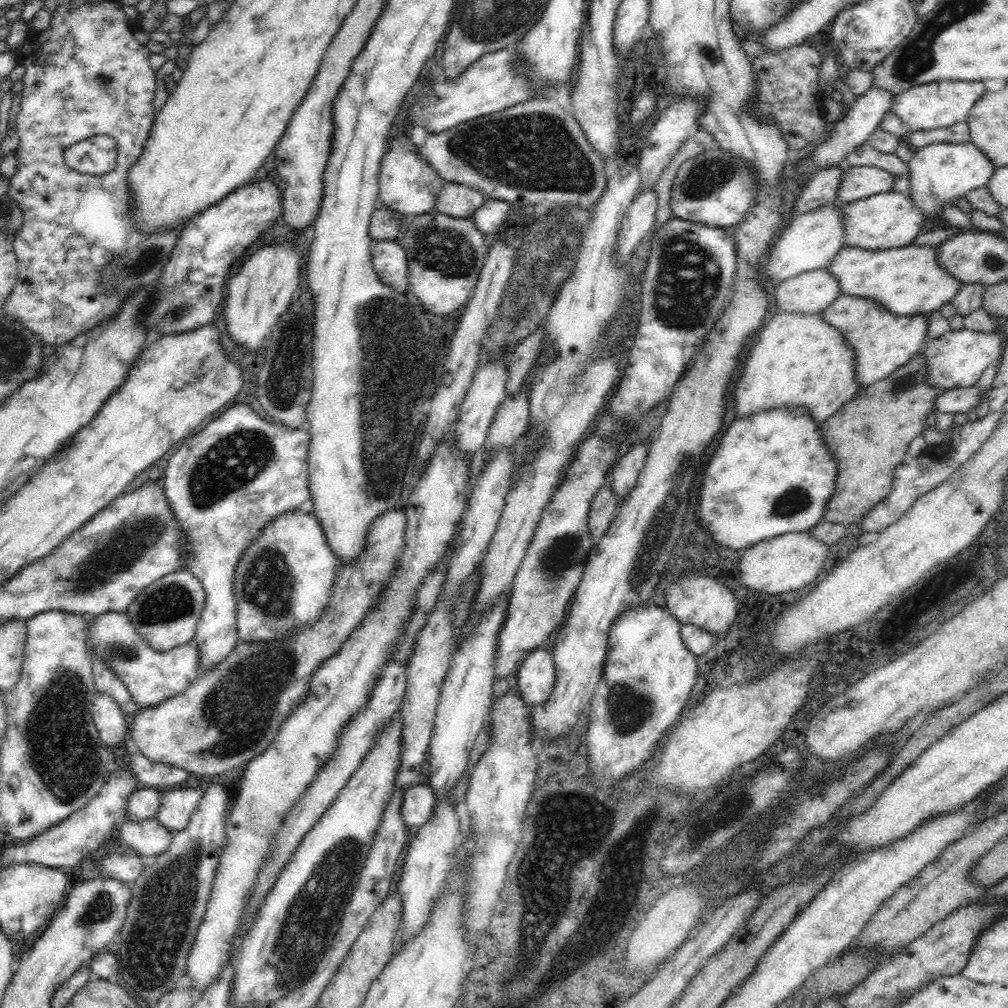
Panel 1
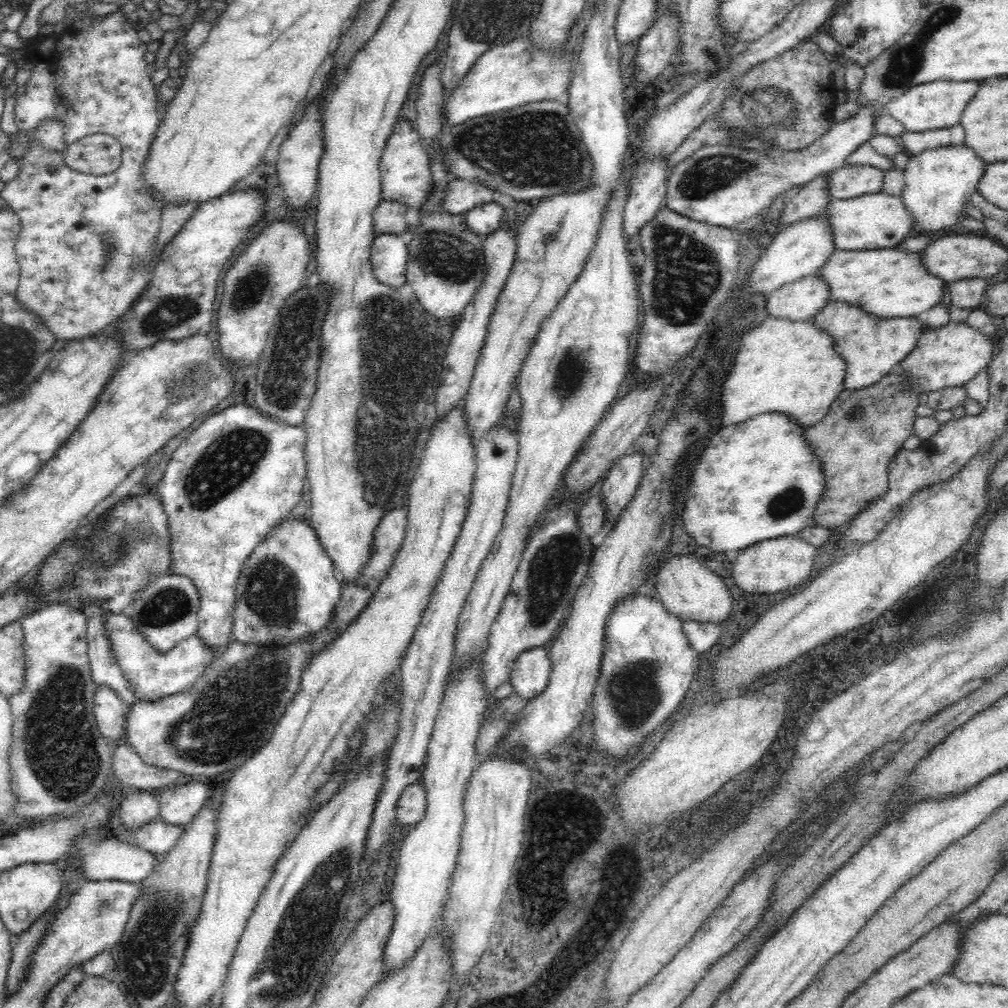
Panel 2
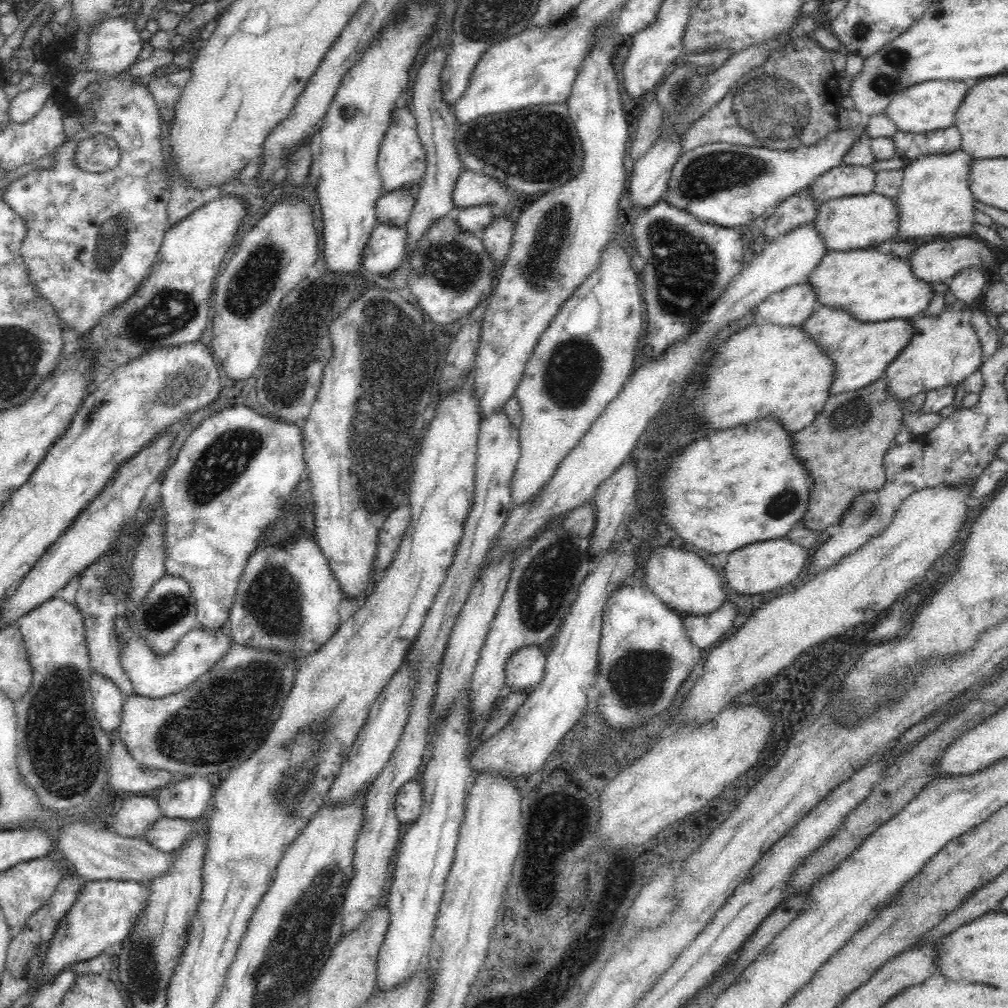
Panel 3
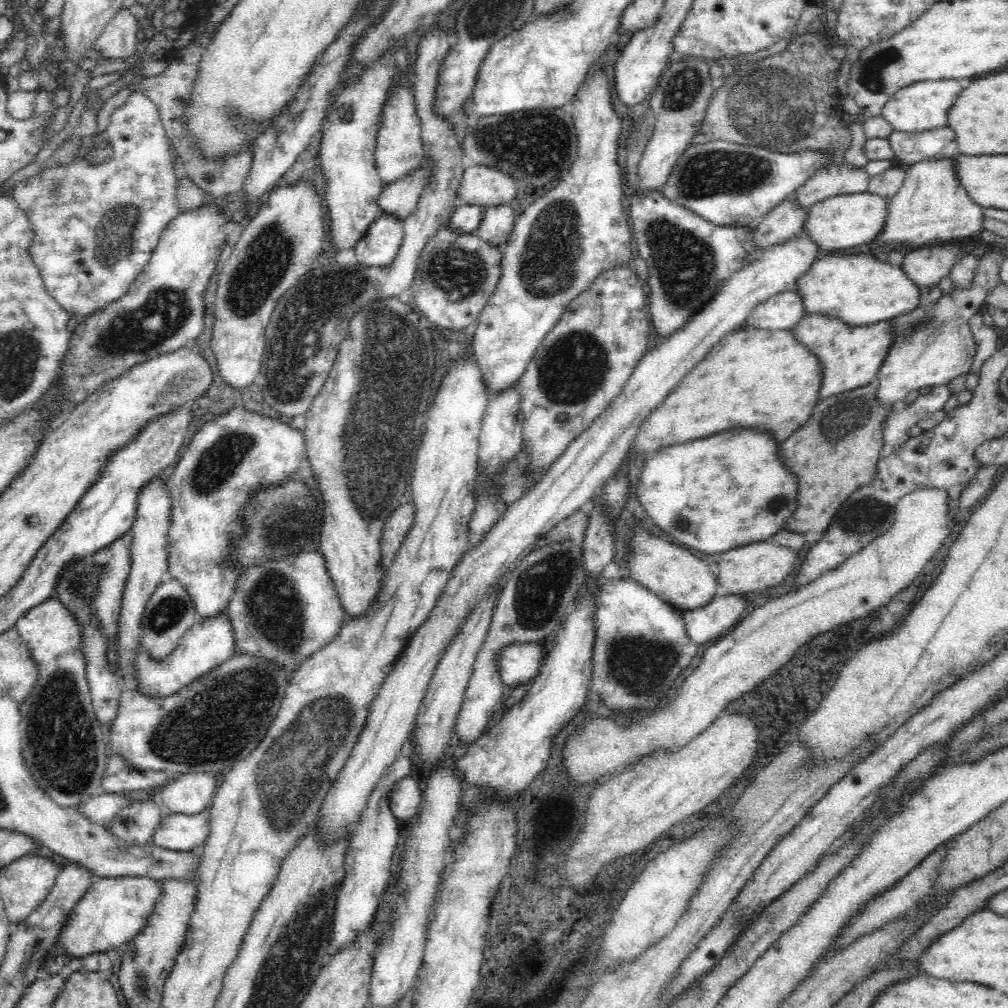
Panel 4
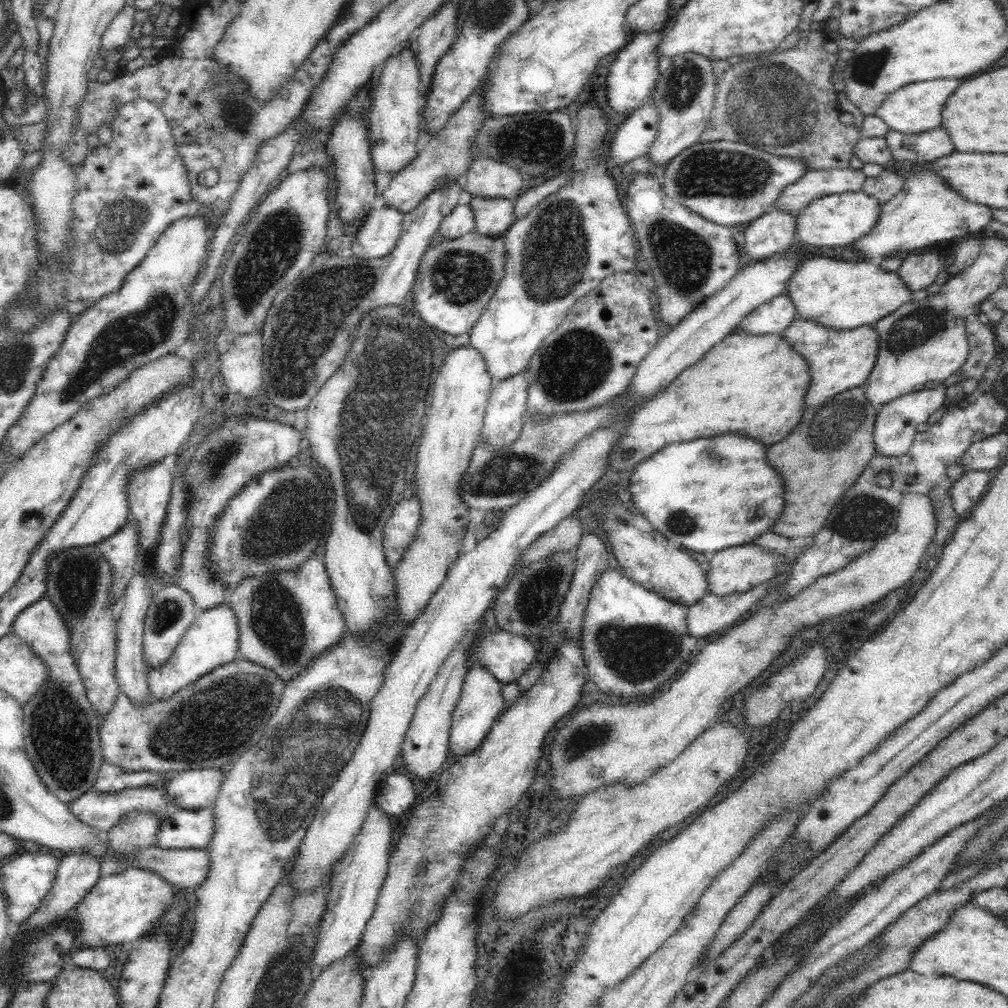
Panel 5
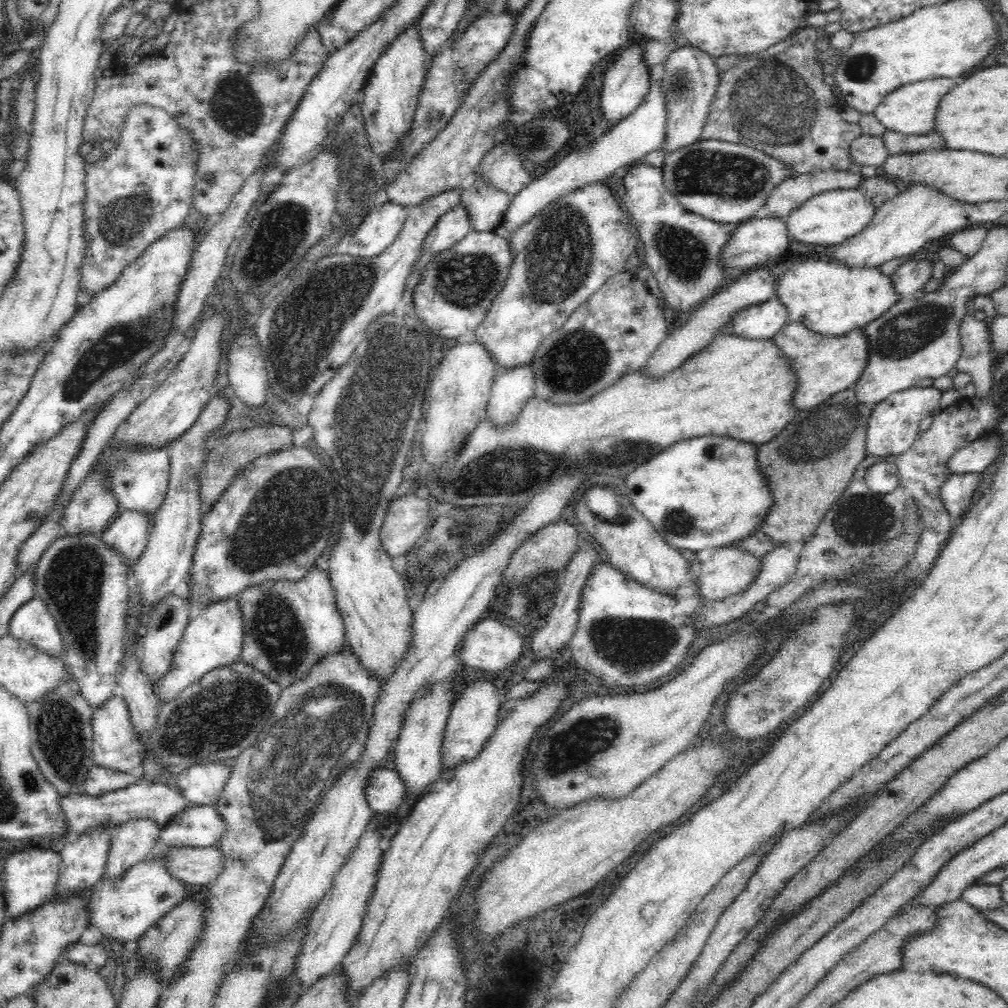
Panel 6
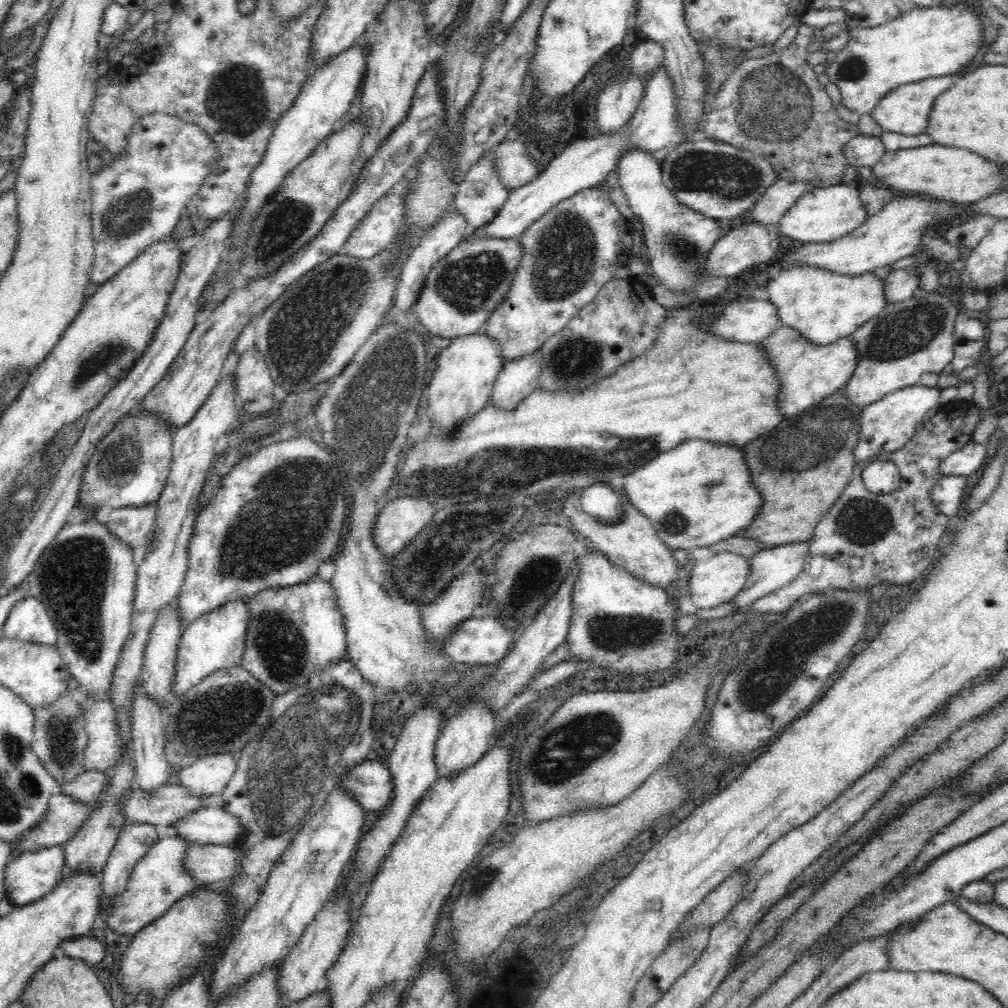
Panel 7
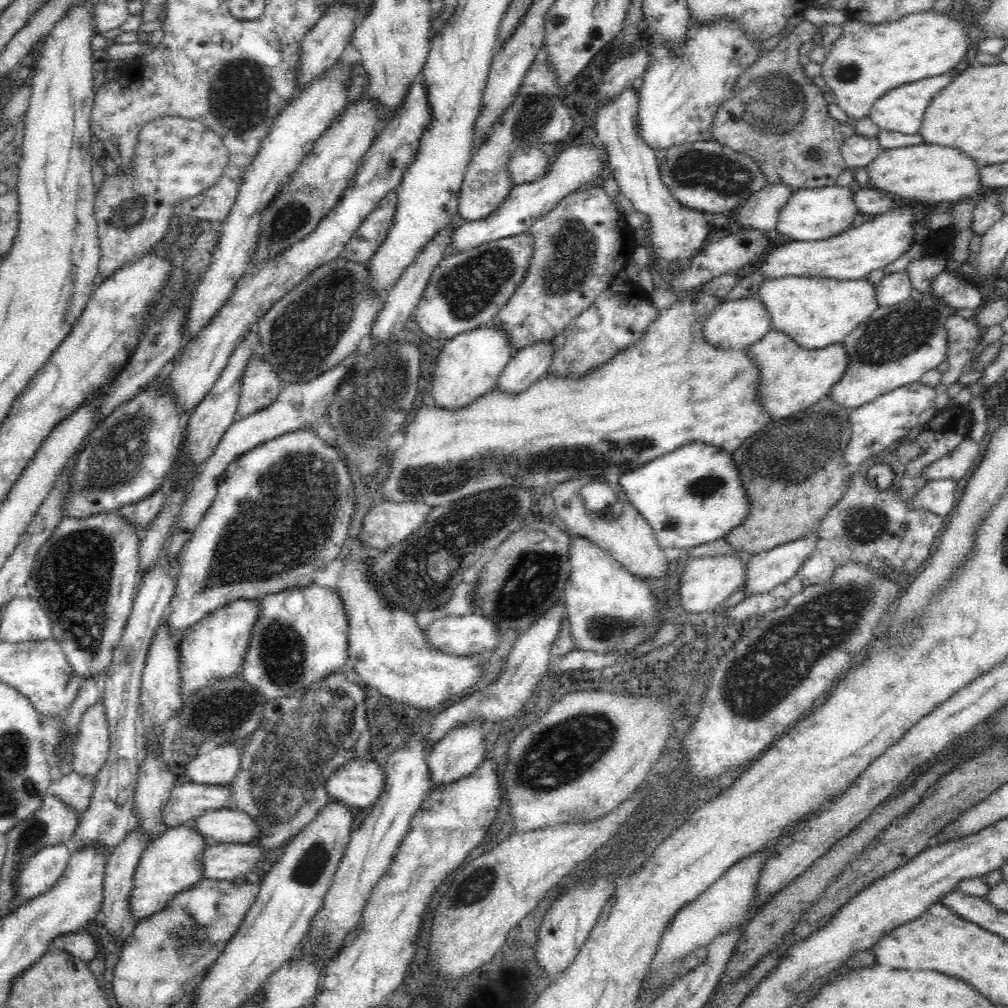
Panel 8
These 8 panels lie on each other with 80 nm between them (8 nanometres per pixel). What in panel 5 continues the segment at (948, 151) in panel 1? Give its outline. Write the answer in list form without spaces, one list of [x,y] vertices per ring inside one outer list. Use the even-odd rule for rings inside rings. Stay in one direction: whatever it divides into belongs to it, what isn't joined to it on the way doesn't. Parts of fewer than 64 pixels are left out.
[[[912,171],[905,177],[902,190],[881,205],[878,220],[870,232],[848,245],[862,257],[862,261],[880,262],[893,254],[907,254],[931,243],[978,234],[993,219],[992,208],[967,201],[950,189],[936,171]]]

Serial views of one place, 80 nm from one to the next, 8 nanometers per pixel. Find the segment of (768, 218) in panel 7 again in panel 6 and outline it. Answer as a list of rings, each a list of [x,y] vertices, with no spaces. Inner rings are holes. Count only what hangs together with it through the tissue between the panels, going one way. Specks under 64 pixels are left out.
[[[820,171],[786,177],[768,194],[764,206],[753,217],[784,219],[810,196],[834,188],[858,188],[863,179],[861,173],[849,171]]]

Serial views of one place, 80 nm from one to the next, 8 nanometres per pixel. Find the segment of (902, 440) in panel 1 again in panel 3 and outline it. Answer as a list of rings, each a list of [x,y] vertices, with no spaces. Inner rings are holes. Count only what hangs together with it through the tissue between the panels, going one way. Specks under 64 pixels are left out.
[[[880,378],[861,389],[829,396],[822,410],[816,414],[816,418],[806,428],[791,434],[794,457],[798,457],[798,461],[804,465],[806,473],[810,475],[808,506],[800,518],[802,527],[824,533],[824,529],[828,526],[838,524],[840,516],[850,506],[854,496],[858,496],[862,490],[872,493],[882,488],[882,482],[886,480],[882,460],[894,444],[894,437],[904,426],[900,404],[902,402],[887,394],[886,379]]]

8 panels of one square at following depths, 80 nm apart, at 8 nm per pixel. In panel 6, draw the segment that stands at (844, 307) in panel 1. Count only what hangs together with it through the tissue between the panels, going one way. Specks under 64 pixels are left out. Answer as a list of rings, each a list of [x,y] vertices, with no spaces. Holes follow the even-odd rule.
[[[792,322],[782,326],[770,340],[788,359],[792,371],[796,373],[796,388],[792,400],[796,412],[819,406],[834,394],[852,387],[868,362],[868,341],[860,329],[852,330],[838,338],[825,338],[813,334],[798,322]]]

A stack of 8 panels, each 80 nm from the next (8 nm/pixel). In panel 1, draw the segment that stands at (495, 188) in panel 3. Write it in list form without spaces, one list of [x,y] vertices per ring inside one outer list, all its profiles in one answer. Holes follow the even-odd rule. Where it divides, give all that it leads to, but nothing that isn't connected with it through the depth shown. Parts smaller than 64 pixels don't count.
[[[445,182],[437,194],[434,208],[456,218],[469,218],[488,196],[471,186]]]

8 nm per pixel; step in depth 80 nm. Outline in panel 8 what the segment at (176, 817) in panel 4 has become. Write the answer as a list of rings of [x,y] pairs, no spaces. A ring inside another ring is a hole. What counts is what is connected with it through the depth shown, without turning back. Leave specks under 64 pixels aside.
[[[238,808],[208,810],[189,823],[210,845],[222,842],[254,843],[263,835],[257,820]]]

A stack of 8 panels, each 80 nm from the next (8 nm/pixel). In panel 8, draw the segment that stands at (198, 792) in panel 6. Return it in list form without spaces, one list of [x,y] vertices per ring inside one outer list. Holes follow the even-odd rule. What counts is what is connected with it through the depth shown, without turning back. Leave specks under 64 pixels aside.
[[[236,744],[211,747],[191,760],[186,766],[184,779],[204,785],[230,786],[240,770],[241,762],[242,754]]]

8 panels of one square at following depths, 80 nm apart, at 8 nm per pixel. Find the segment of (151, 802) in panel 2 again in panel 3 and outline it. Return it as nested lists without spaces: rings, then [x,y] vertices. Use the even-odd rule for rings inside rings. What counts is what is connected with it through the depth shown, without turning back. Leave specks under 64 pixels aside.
[[[140,794],[125,799],[120,809],[109,827],[123,837],[143,839],[147,830],[163,817],[156,798]]]

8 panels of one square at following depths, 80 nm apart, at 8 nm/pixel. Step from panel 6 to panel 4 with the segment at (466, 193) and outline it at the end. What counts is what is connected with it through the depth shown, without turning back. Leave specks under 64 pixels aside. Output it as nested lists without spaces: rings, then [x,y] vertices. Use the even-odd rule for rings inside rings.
[[[510,202],[496,206],[480,206],[482,220],[475,231],[482,240],[504,246],[515,223],[514,210]]]

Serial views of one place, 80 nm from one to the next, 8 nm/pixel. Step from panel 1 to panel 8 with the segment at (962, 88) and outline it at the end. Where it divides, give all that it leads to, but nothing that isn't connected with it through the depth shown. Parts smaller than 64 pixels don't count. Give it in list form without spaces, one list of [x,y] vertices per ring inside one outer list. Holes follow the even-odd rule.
[[[942,74],[942,76],[923,78],[910,84],[897,86],[878,98],[870,109],[868,117],[880,129],[901,132],[902,134],[916,134],[920,128],[924,110],[930,104],[930,100],[938,90],[942,90],[950,82],[952,82],[952,78],[948,74]]]

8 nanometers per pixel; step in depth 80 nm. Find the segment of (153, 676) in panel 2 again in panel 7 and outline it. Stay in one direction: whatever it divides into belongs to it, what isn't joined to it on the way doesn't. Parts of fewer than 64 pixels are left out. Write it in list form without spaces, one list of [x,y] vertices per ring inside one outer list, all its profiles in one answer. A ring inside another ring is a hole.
[[[238,599],[225,602],[217,609],[188,623],[179,640],[171,694],[174,697],[182,696],[193,686],[200,684],[210,673],[241,666],[249,622],[250,611],[247,599]]]

